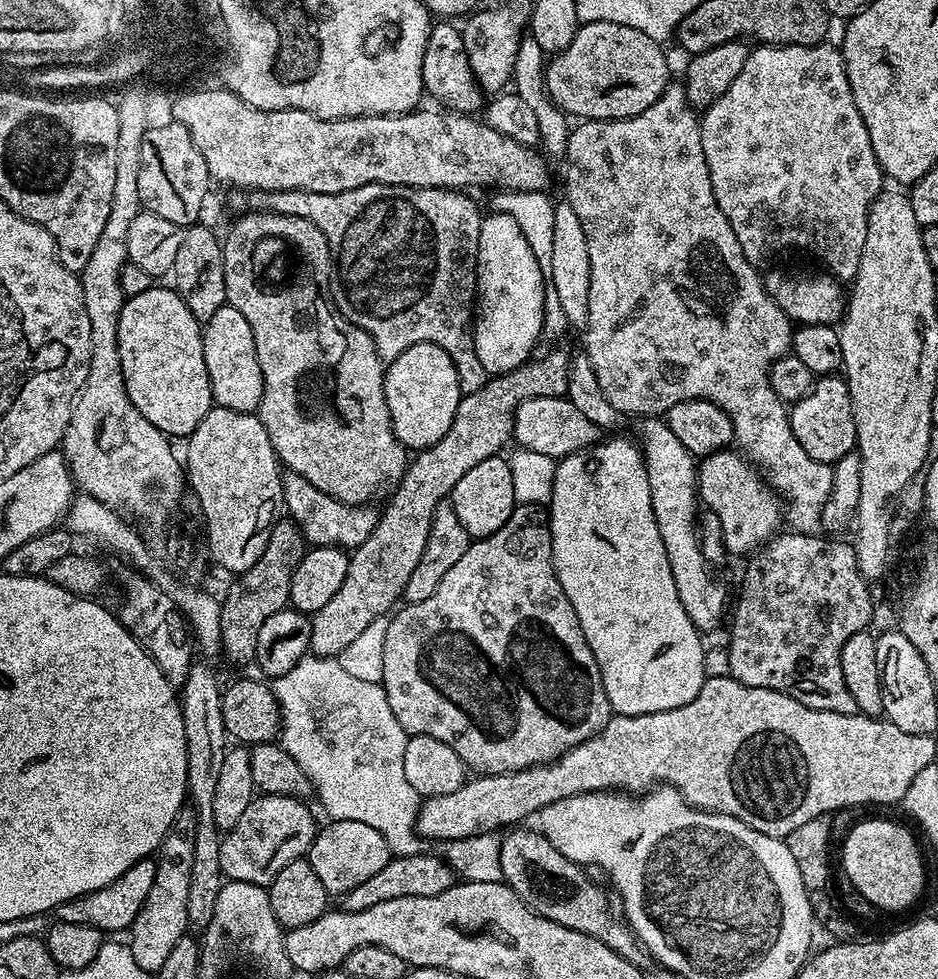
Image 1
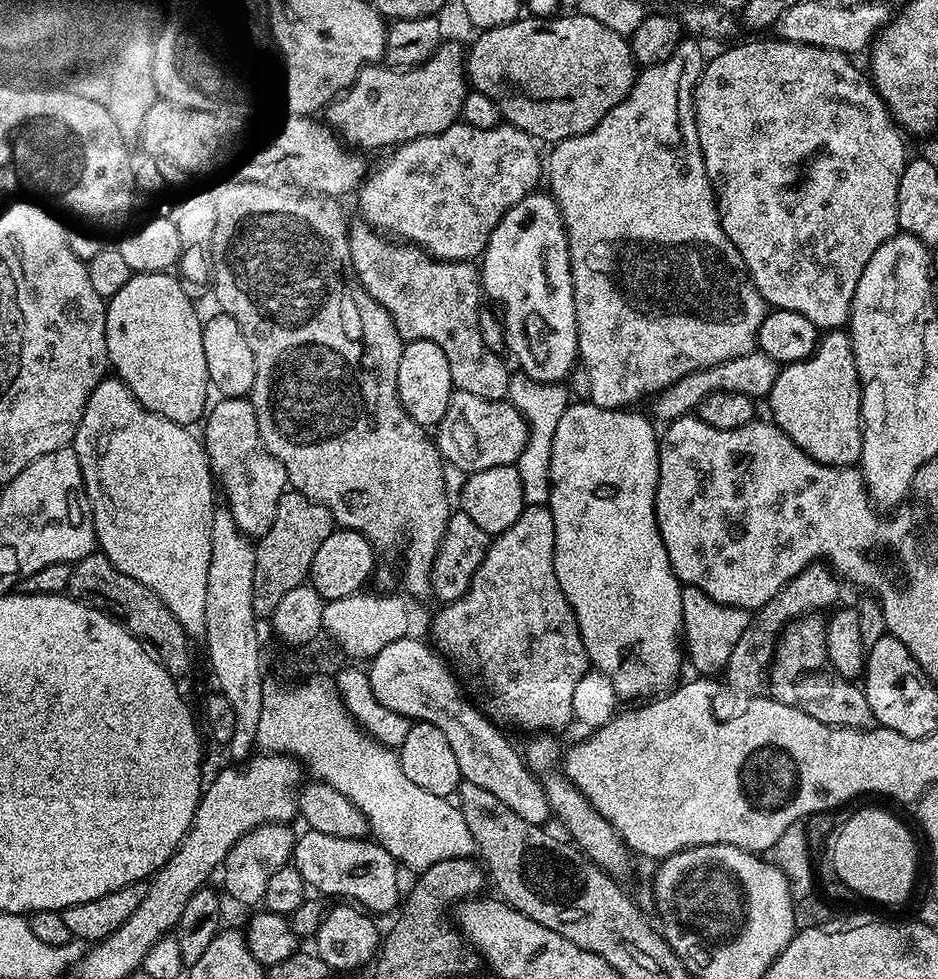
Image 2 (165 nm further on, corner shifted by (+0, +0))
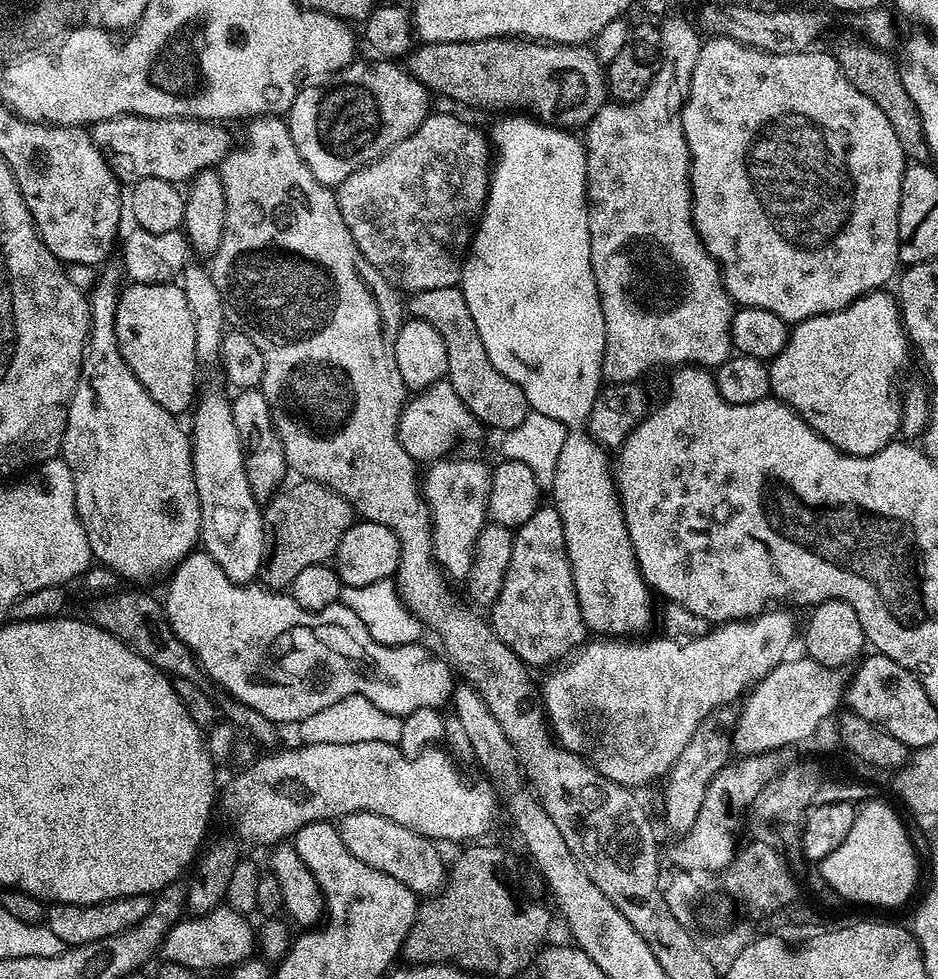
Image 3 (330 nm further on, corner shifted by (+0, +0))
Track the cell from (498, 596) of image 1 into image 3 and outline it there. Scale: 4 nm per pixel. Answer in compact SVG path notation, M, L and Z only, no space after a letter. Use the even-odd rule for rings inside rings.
M542 506L537 512L530 514L524 525L515 529L514 550L510 550L510 566L506 566L502 590L490 609L490 623L498 638L502 638L502 642L506 642L510 650L514 650L518 659L529 666L559 665L565 658L571 657L574 650L579 649L589 635L582 618L582 610L578 606L578 594L574 590L572 567L565 546L562 518L556 507Z

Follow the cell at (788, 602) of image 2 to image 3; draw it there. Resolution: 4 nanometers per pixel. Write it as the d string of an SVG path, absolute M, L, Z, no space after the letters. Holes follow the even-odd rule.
M728 710L711 712L700 723L690 742L686 742L686 750L678 754L675 766L668 772L668 785L664 788L664 824L670 831L676 832L675 834L683 834L692 829L702 810L702 802L706 798L710 782L729 761L728 754L732 754L734 750L730 731L733 720L733 713L728 713Z

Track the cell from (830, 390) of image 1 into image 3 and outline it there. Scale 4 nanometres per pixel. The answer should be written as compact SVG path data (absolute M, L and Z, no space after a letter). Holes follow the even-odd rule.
M877 290L867 292L864 296L859 296L850 306L846 306L837 312L830 314L818 314L814 318L806 318L801 324L791 325L786 346L768 364L770 374L771 395L777 400L781 400L786 406L790 406L811 428L826 442L830 442L839 452L844 452L848 456L869 456L878 454L887 444L893 443L900 432L900 409L902 407L901 389L896 389L896 379L900 376L900 371L904 368L904 363L908 360L910 353L910 341L907 332L904 331L904 322L900 319L900 306L895 295L892 296L888 290Z

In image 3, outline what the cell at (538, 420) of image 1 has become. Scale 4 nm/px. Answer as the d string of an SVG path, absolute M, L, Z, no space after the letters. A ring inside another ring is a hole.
M439 380L431 387L417 391L413 396L416 397L413 400L411 397L400 411L400 421L396 427L396 436L402 442L406 454L410 454L413 460L434 462L445 459L459 440L472 440L482 432L480 421L474 418L474 414L470 414L470 410L466 410L451 380Z

